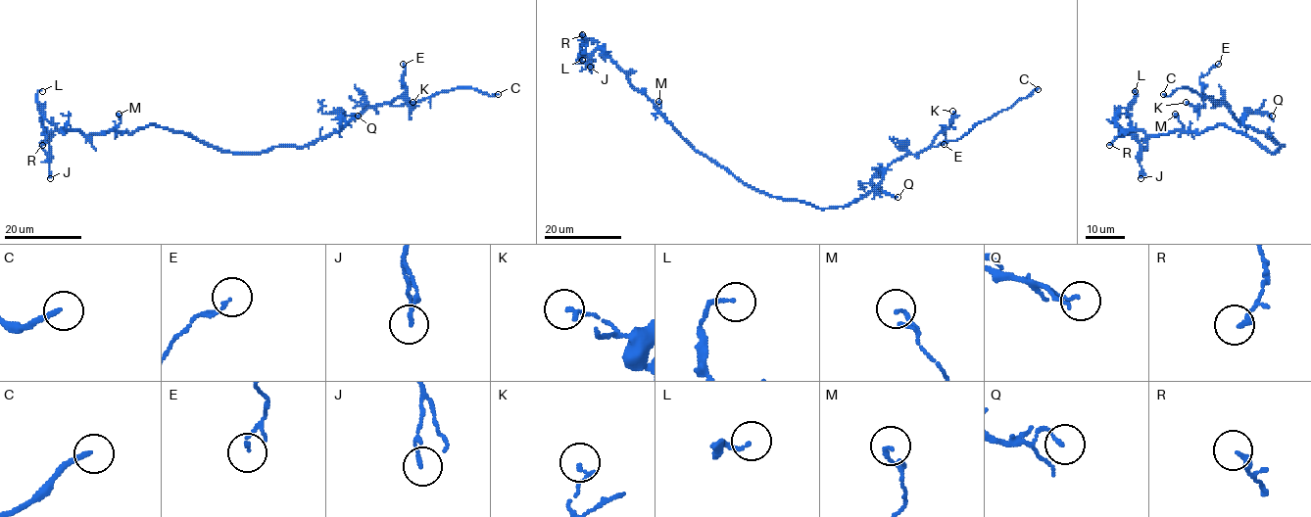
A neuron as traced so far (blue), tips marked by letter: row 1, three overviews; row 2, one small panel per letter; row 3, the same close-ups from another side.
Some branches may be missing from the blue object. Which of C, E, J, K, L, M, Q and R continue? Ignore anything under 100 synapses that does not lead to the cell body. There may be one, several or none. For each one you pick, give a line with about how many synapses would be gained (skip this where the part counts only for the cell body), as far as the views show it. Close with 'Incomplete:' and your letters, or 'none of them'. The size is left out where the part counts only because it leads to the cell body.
Incomplete: C

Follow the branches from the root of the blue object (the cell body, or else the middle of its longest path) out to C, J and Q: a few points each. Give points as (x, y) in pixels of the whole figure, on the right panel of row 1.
C: (1274, 153), (1283, 146), (1244, 126), (1225, 104), (1217, 105), (1189, 88), (1179, 88), (1169, 96), (1163, 94)
J: (1274, 153), (1222, 123), (1200, 132), (1172, 130), (1155, 136), (1123, 129), (1141, 147), (1141, 178)
Q: (1274, 153), (1283, 146), (1243, 123), (1249, 112), (1264, 112), (1272, 116)

